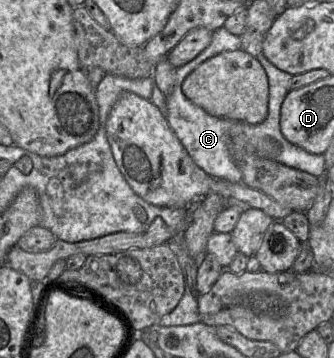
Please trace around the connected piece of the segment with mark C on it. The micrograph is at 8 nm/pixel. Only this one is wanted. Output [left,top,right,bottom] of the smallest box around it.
[165,27,242,182]

